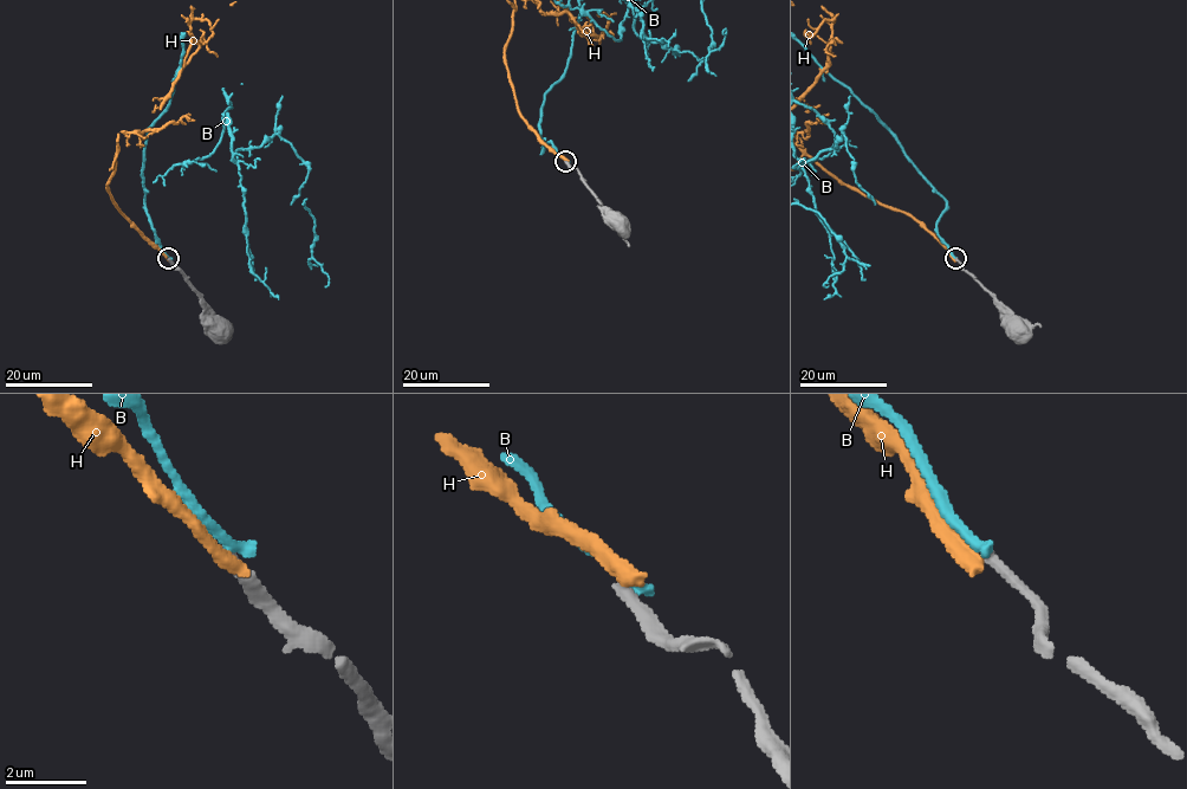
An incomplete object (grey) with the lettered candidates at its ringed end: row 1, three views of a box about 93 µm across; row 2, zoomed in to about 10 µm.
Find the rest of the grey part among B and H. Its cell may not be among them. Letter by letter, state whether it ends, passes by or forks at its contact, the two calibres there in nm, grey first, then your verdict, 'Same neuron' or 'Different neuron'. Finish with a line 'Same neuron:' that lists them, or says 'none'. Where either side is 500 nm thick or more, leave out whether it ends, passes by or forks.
B: It ends there. Thickness 340 nm (grey) against 320 nm. Same neuron
H: It ends there. Thickness 320 nm (grey) against 480 nm. Different neuron
Same neuron: B

